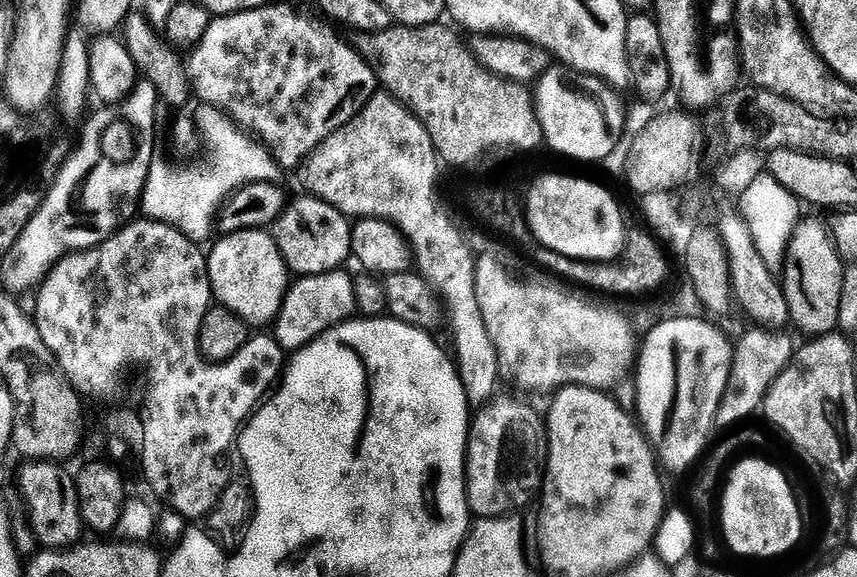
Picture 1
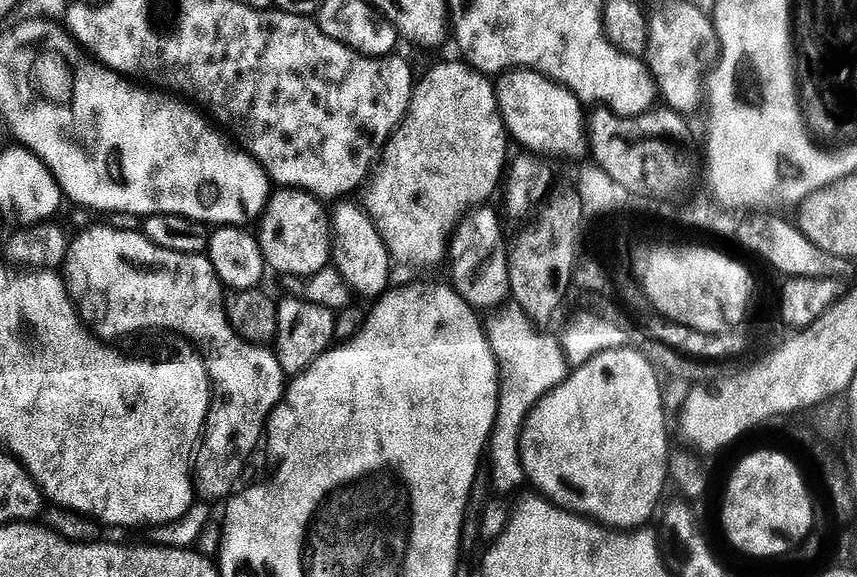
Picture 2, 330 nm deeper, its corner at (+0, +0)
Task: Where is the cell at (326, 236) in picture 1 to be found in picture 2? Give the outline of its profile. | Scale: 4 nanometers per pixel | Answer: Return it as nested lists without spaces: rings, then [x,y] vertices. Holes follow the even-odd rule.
[[[276,190],[271,193],[268,206],[259,221],[258,239],[264,255],[264,263],[276,272],[285,272],[288,278],[307,278],[329,267],[334,256],[334,233],[329,213],[324,213],[325,205],[315,196],[299,190]]]

